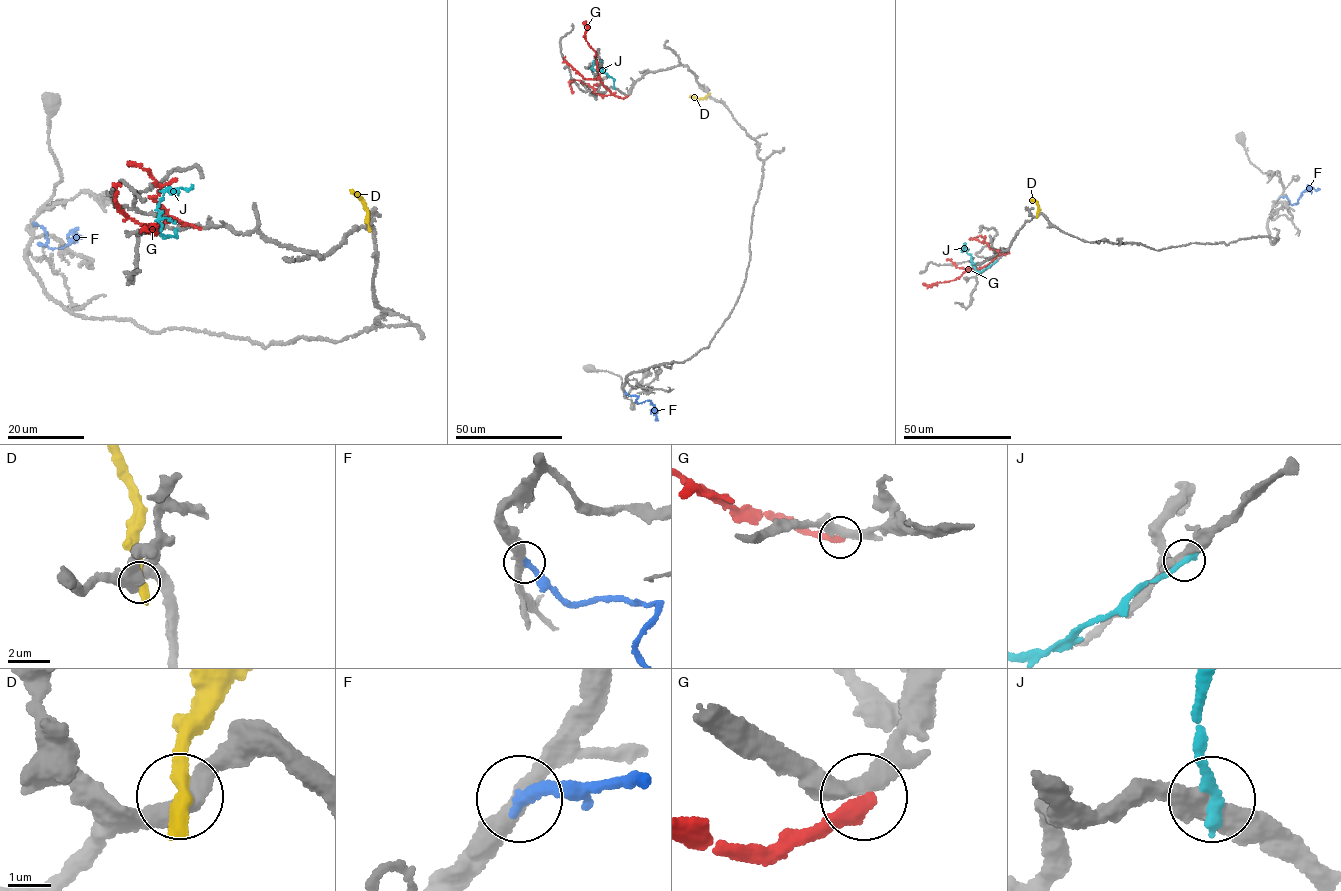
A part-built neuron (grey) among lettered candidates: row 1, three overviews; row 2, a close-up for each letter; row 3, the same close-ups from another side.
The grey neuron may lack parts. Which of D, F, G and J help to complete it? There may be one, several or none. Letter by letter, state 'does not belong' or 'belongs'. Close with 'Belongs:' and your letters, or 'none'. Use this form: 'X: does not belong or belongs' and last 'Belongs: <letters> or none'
D: does not belong
F: belongs
G: does not belong
J: does not belong
Belongs: F

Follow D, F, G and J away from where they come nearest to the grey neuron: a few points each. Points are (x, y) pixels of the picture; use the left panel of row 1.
D: (368, 228), (364, 202), (350, 190)
F: (33, 222), (41, 226), (47, 240), (41, 245), (58, 248), (76, 239)
G: (200, 228), (171, 219), (153, 227), (156, 225), (153, 234), (145, 229), (154, 234), (154, 223)
J: (176, 230), (174, 236), (161, 235), (158, 204), (167, 189), (193, 186)

